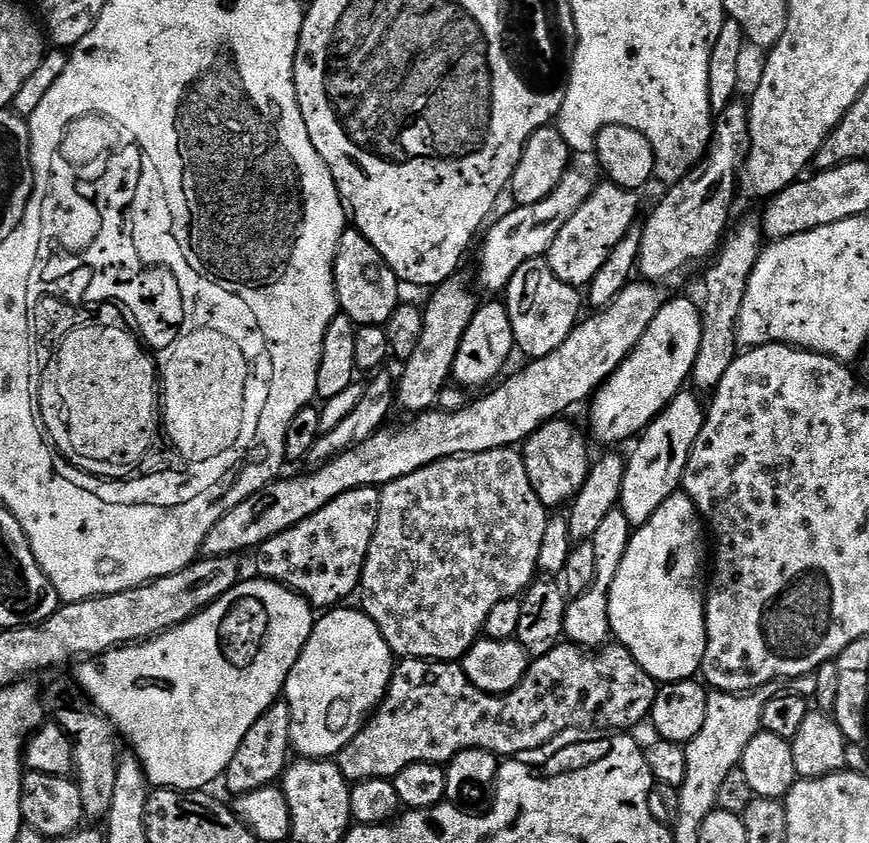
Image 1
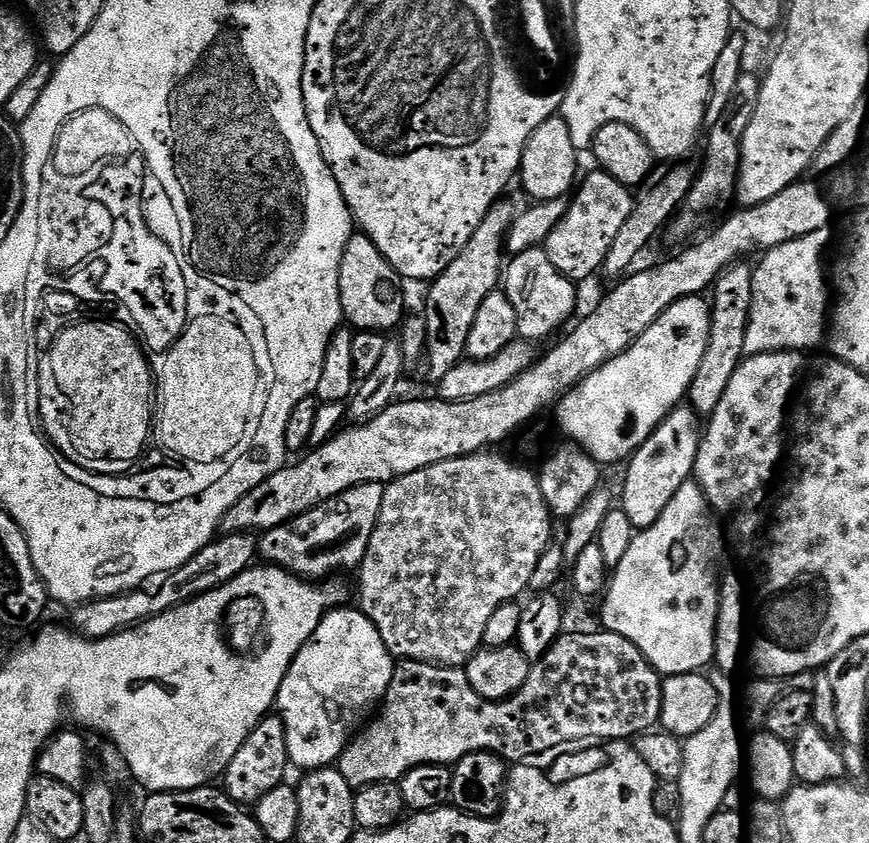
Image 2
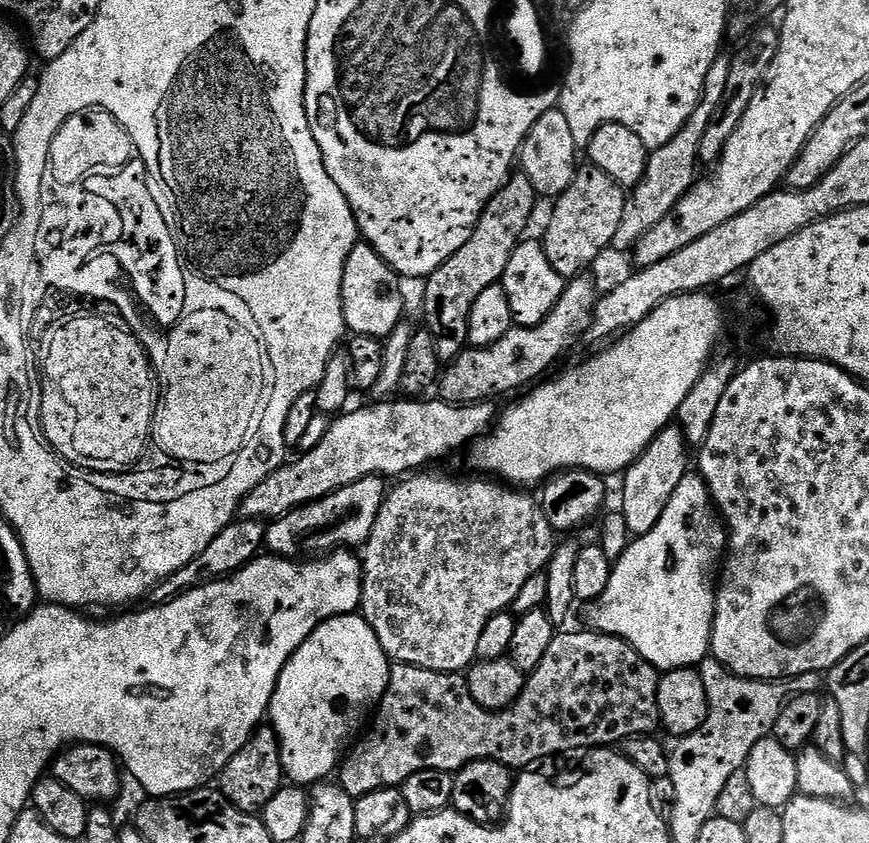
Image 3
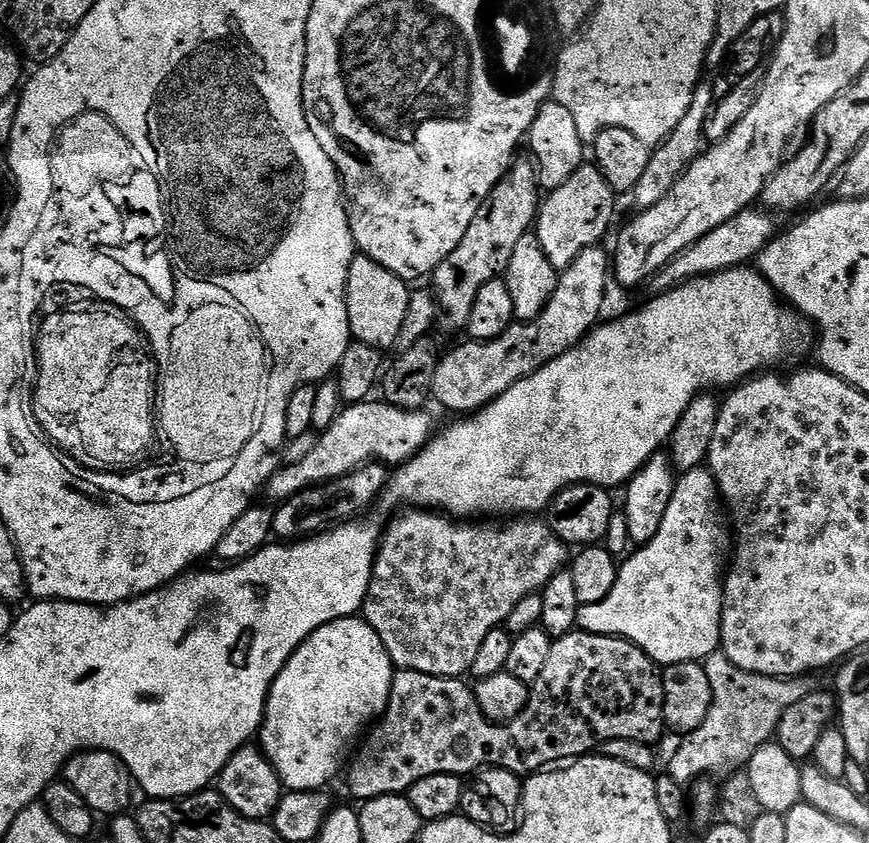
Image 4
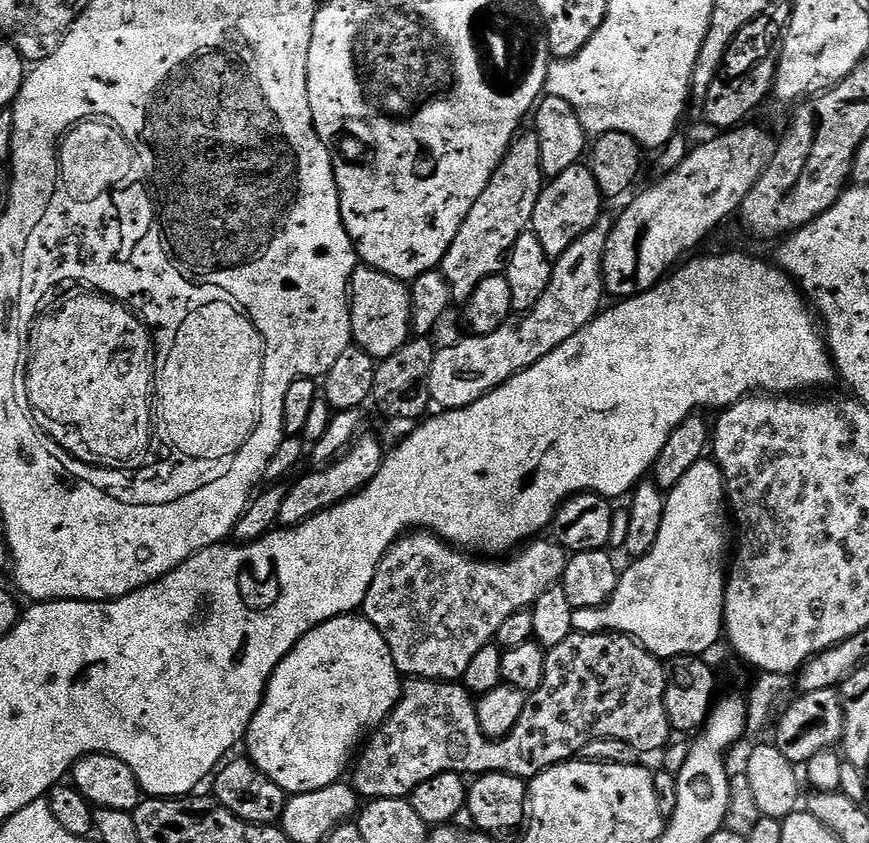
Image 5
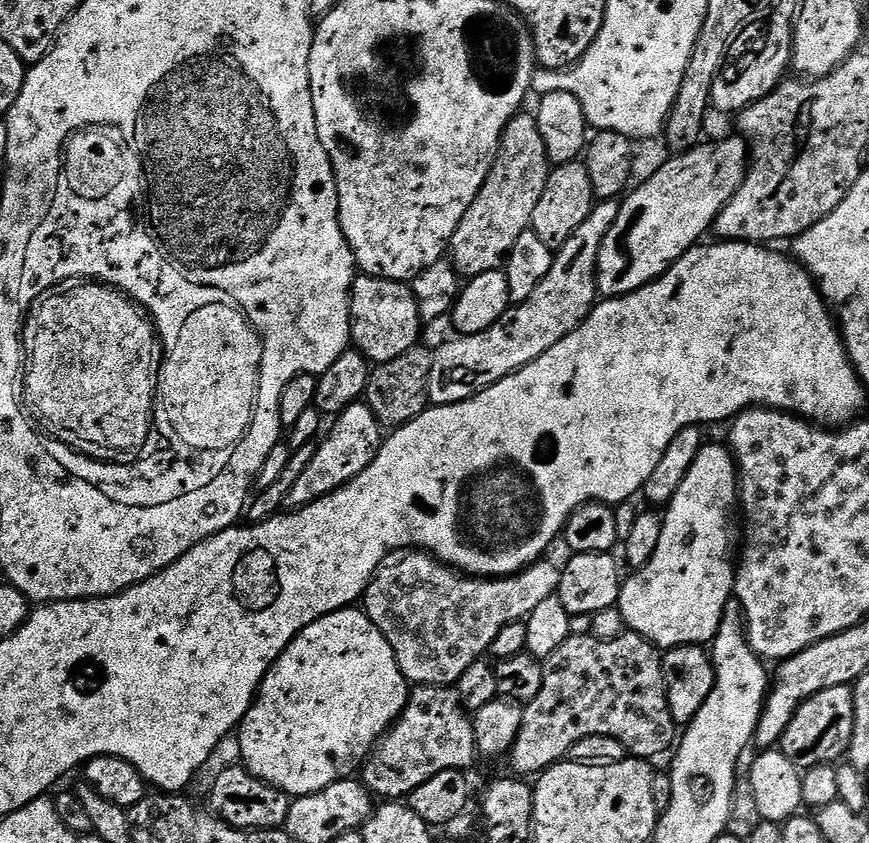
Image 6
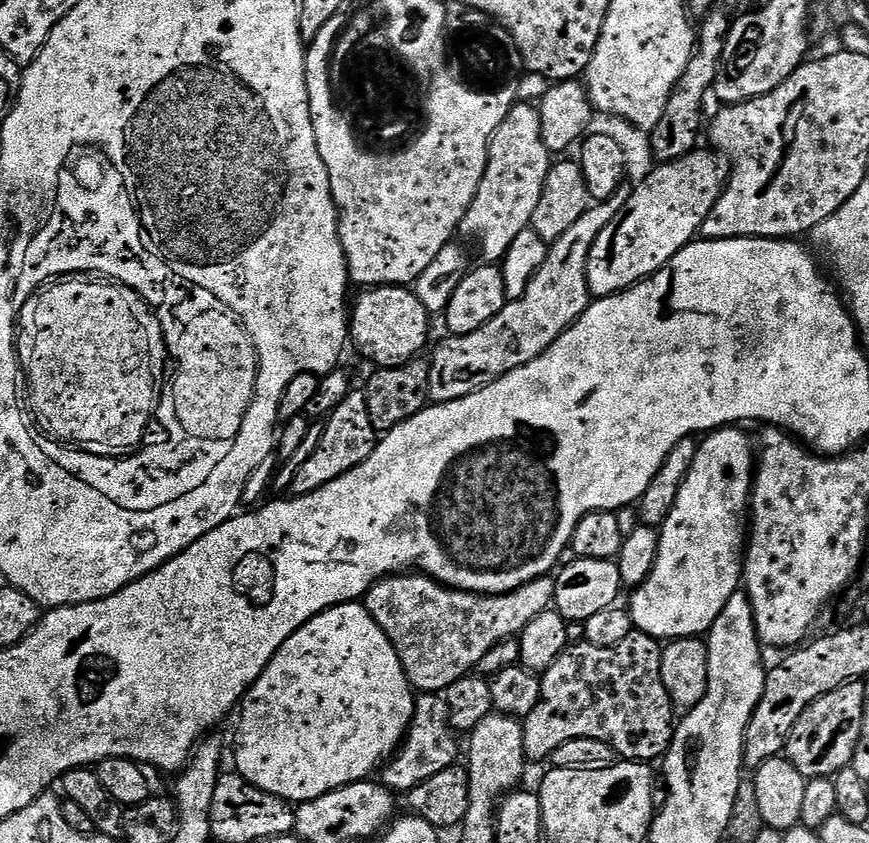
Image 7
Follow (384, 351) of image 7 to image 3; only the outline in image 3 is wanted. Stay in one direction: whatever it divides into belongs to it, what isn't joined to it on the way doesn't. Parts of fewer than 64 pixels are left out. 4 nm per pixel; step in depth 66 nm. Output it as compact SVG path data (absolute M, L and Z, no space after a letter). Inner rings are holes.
M357 242L346 258L346 266L342 270L342 310L344 326L349 333L357 336L378 336L386 338L405 319L404 292L400 289L401 277L381 256L366 242Z

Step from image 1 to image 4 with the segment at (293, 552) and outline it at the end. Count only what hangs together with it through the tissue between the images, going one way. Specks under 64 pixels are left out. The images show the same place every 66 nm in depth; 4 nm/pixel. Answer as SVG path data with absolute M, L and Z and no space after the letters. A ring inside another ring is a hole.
M379 462L363 464L349 476L343 476L329 484L313 486L291 496L275 509L272 517L272 531L281 541L299 542L317 532L325 531L343 521L359 517L368 507L379 501L380 494L387 484L390 472Z

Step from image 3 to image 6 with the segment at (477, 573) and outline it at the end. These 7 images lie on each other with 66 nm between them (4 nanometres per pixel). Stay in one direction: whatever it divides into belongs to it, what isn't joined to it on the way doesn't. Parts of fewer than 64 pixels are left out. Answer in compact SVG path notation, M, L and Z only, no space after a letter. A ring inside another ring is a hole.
M408 550L396 559L385 563L376 572L375 576L372 577L362 597L362 610L368 615L370 622L374 622L374 626L378 626L378 630L382 630L386 642L390 642L390 650L394 650L394 658L398 662L398 666L402 670L402 674L408 680L409 685L412 686L419 686L421 684L434 684L437 686L455 685L456 681L462 678L462 674L466 674L466 669L470 666L474 666L474 662L481 659L481 657L491 649L494 638L498 638L499 632L506 630L506 626L519 624L527 620L529 614L531 614L540 603L545 601L546 598L557 595L560 590L561 569L559 567L555 568L555 566L548 561L548 558L541 558L537 560L531 568L523 568L522 571L515 572L512 576L497 576L495 578L463 575L457 572L456 569L450 568L446 564L441 564L435 556L423 550Z

